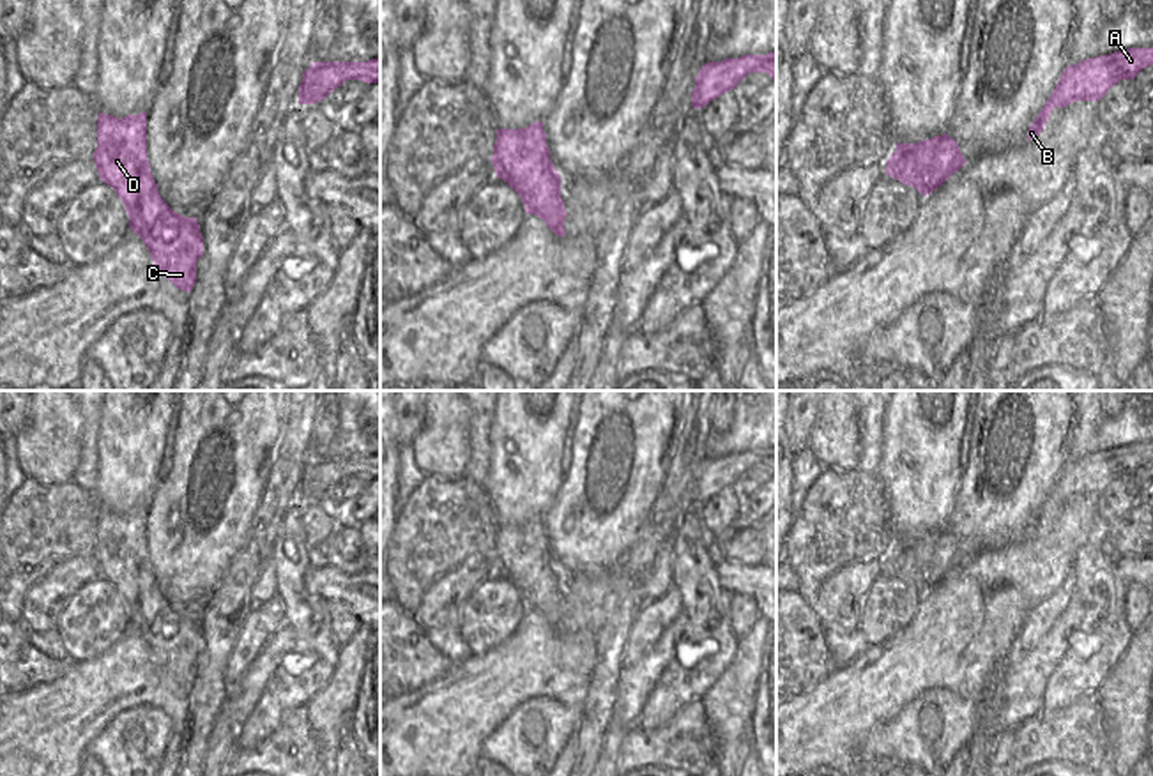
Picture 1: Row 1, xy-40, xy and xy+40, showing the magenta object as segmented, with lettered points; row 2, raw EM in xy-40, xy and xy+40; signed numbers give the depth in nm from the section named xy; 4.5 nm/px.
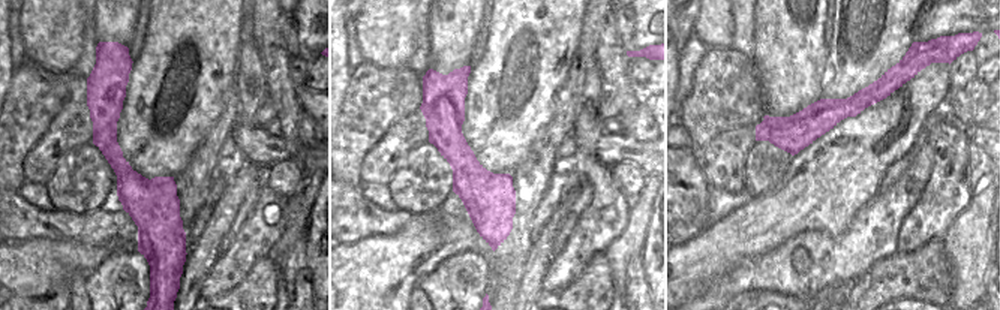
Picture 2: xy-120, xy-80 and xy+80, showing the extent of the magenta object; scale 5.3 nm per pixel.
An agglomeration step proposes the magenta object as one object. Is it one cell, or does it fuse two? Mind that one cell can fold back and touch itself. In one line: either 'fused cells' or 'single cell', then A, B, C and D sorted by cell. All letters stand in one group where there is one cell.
fused cells | A B / C D

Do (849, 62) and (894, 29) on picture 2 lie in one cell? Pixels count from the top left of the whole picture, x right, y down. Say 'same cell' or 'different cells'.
same cell

